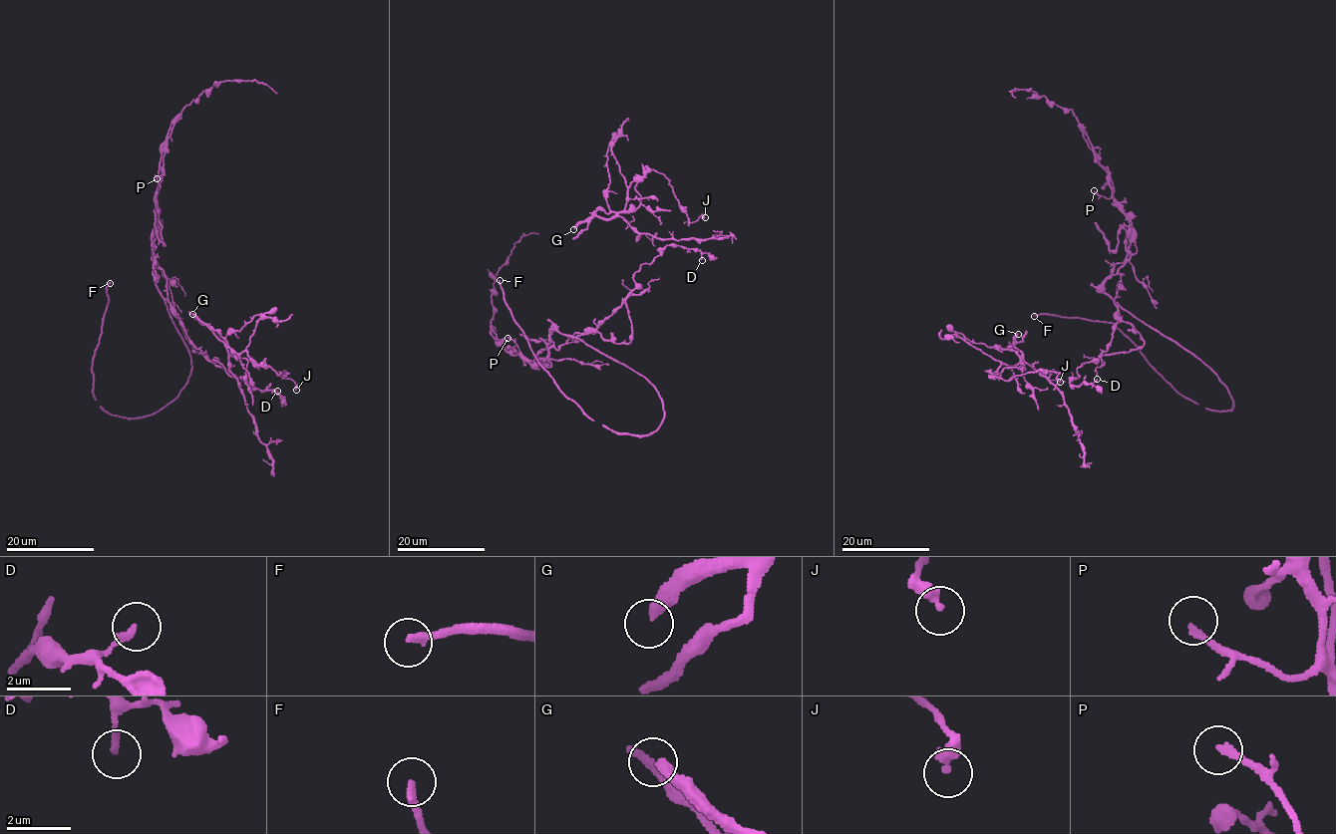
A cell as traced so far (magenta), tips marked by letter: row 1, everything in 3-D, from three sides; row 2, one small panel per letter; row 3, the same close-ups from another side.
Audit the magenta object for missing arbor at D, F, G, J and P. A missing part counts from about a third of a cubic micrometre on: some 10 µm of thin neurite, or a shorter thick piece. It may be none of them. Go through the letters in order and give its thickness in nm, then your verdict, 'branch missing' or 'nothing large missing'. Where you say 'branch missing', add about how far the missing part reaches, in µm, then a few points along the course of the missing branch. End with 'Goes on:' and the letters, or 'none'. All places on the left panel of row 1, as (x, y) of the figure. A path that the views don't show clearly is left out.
D: 200 nm | nothing large missing
F: 240 nm | branch missing | 25 µm
G: 340 nm | branch missing | 45 µm
J: 360 nm | nothing large missing
P: 200 nm | nothing large missing
Goes on: F, G

